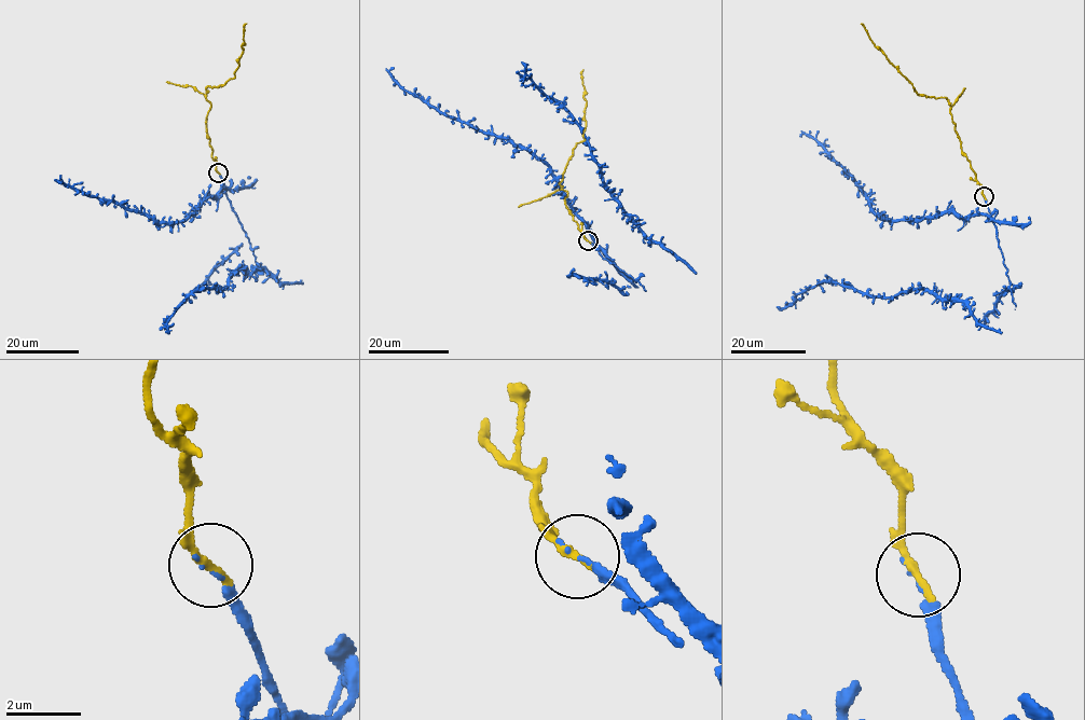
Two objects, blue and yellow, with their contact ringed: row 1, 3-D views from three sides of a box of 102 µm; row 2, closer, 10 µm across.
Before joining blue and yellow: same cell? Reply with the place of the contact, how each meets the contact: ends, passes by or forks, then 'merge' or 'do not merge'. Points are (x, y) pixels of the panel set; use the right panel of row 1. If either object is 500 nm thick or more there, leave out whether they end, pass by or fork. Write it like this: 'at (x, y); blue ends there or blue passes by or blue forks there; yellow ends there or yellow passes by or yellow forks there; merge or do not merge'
at (984, 196); blue ends there; yellow ends there; merge

